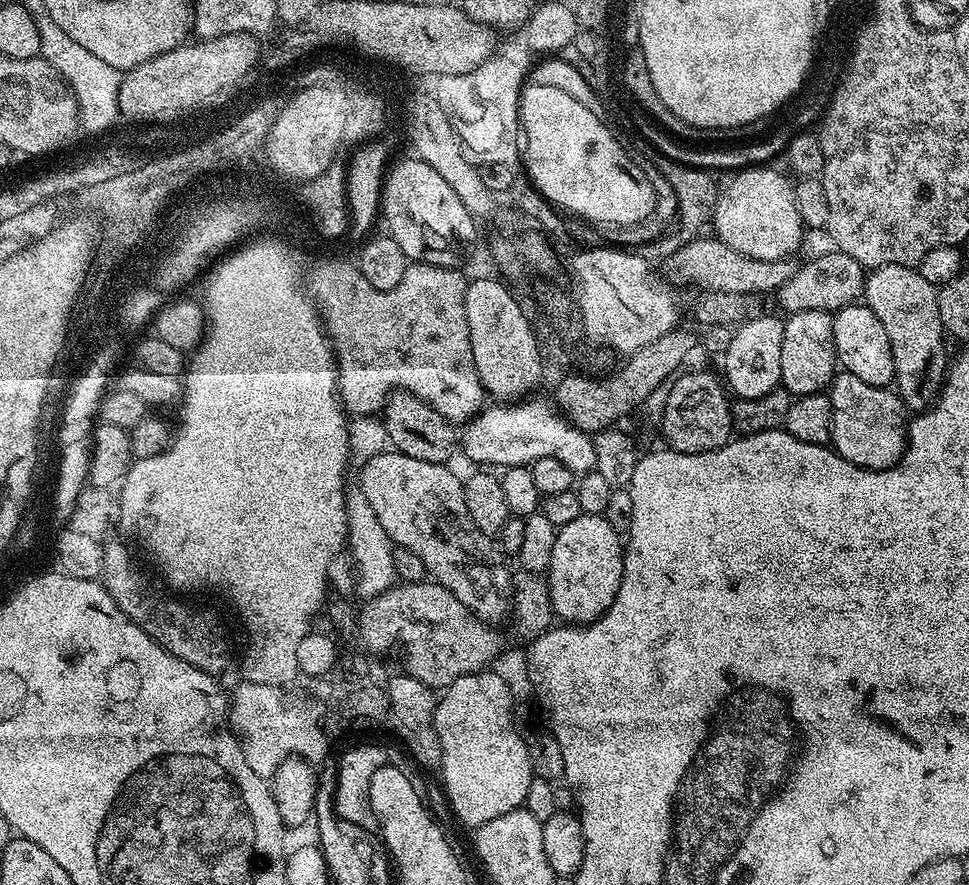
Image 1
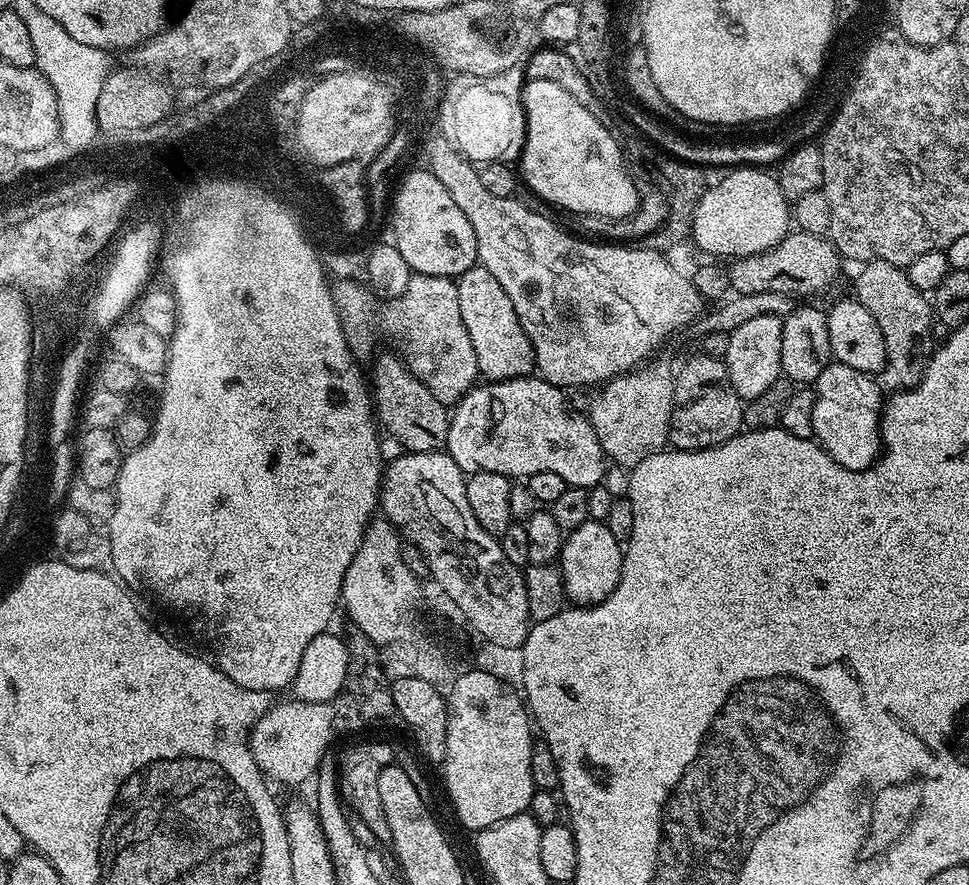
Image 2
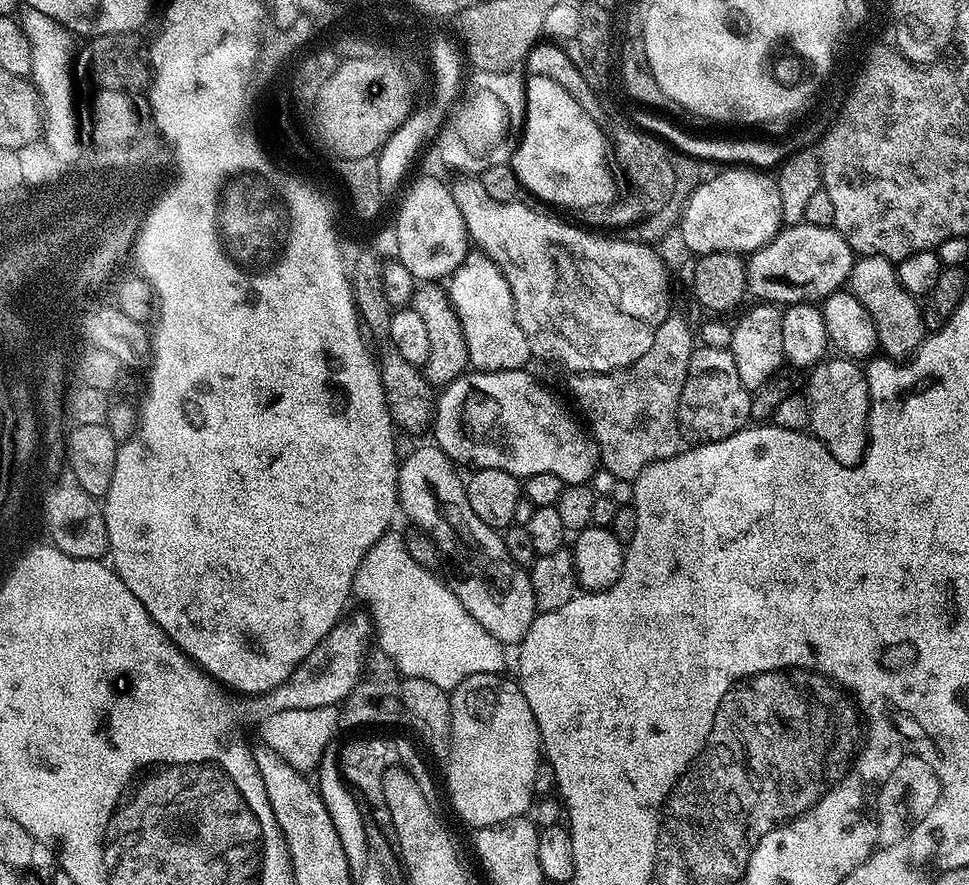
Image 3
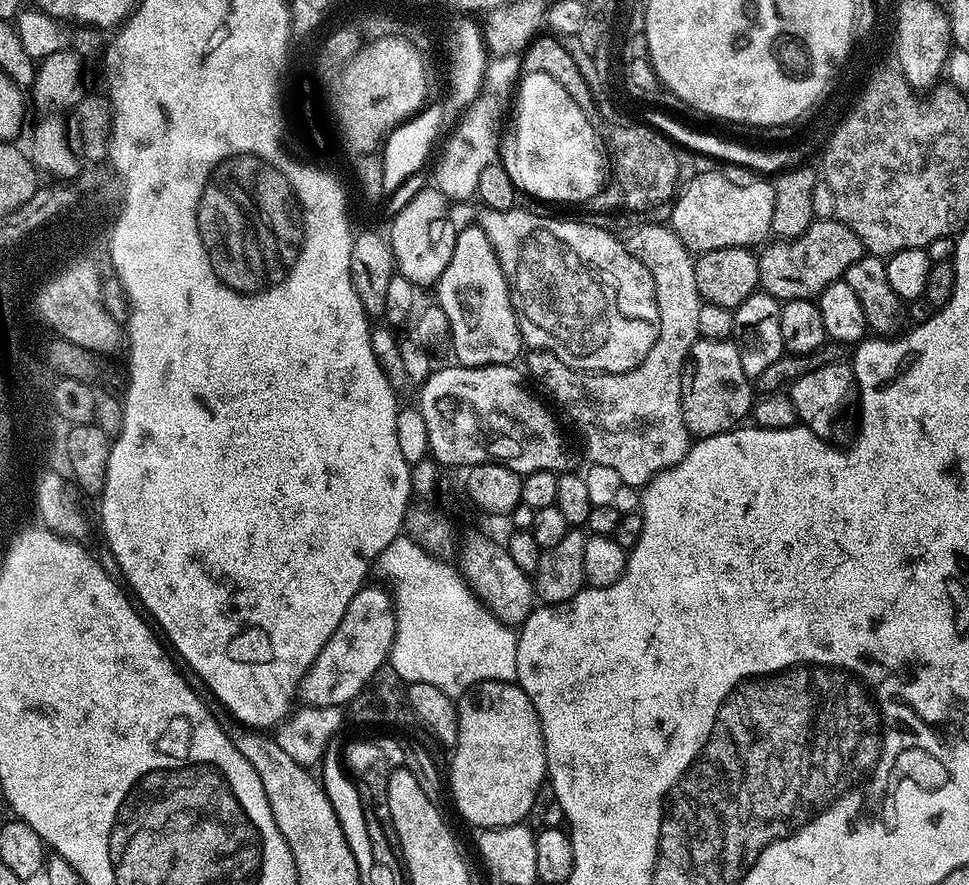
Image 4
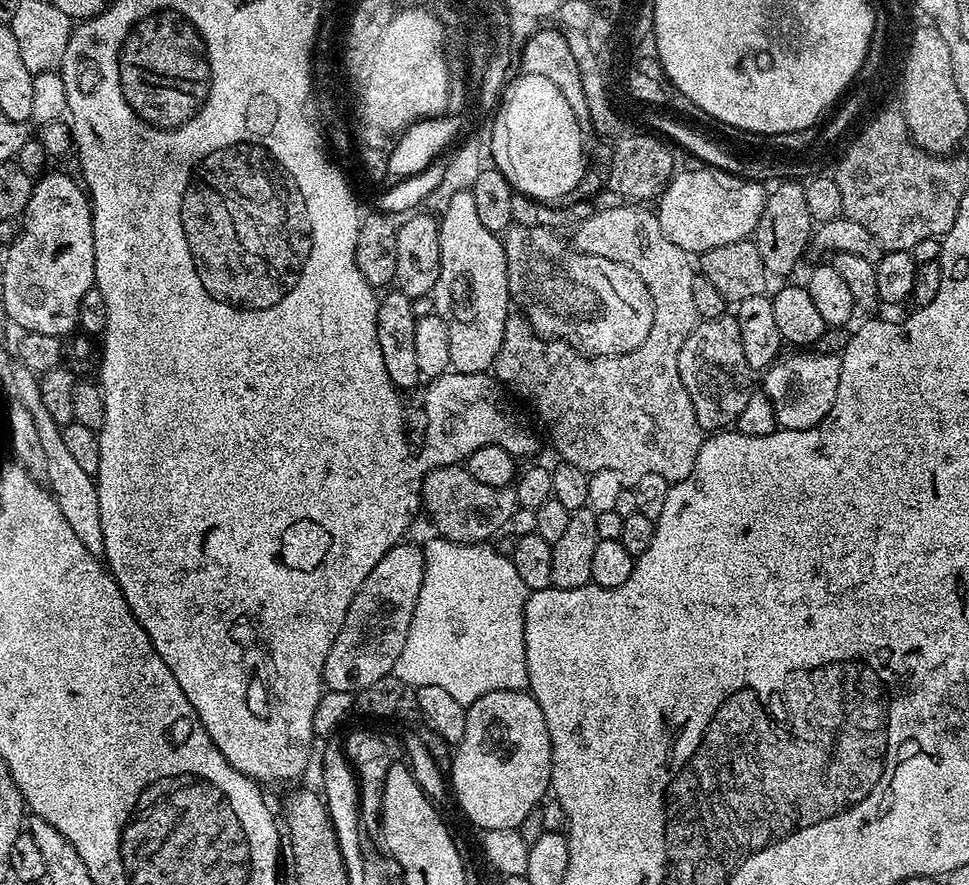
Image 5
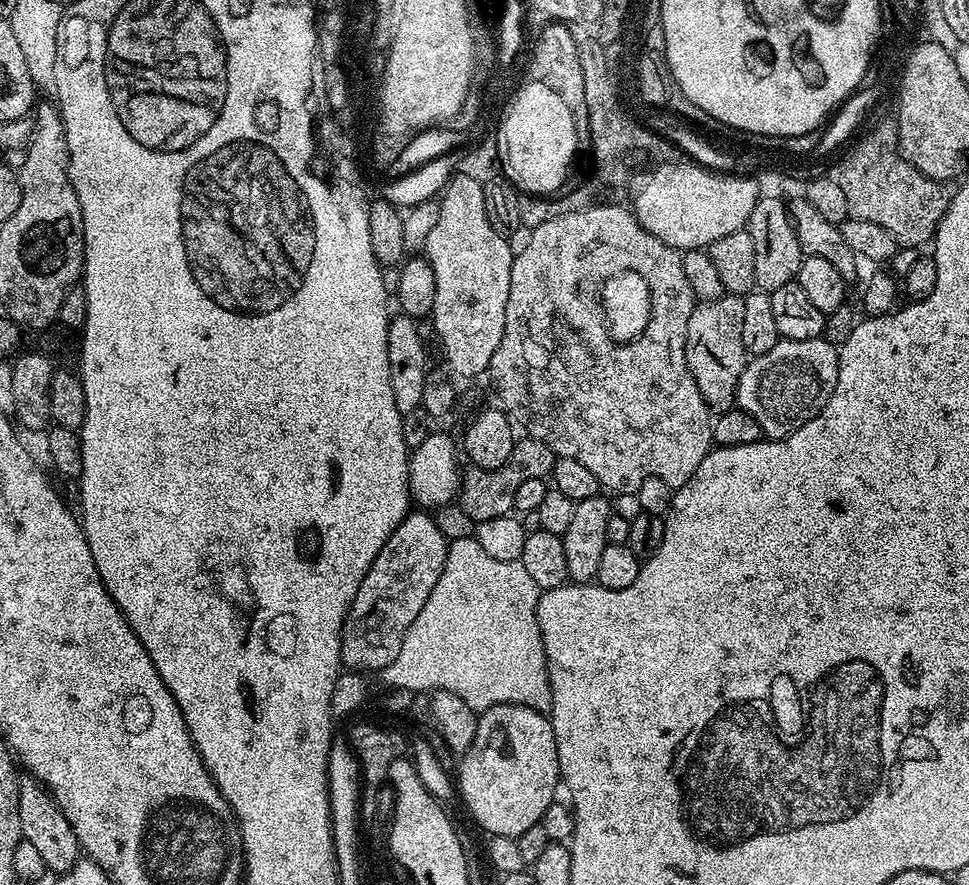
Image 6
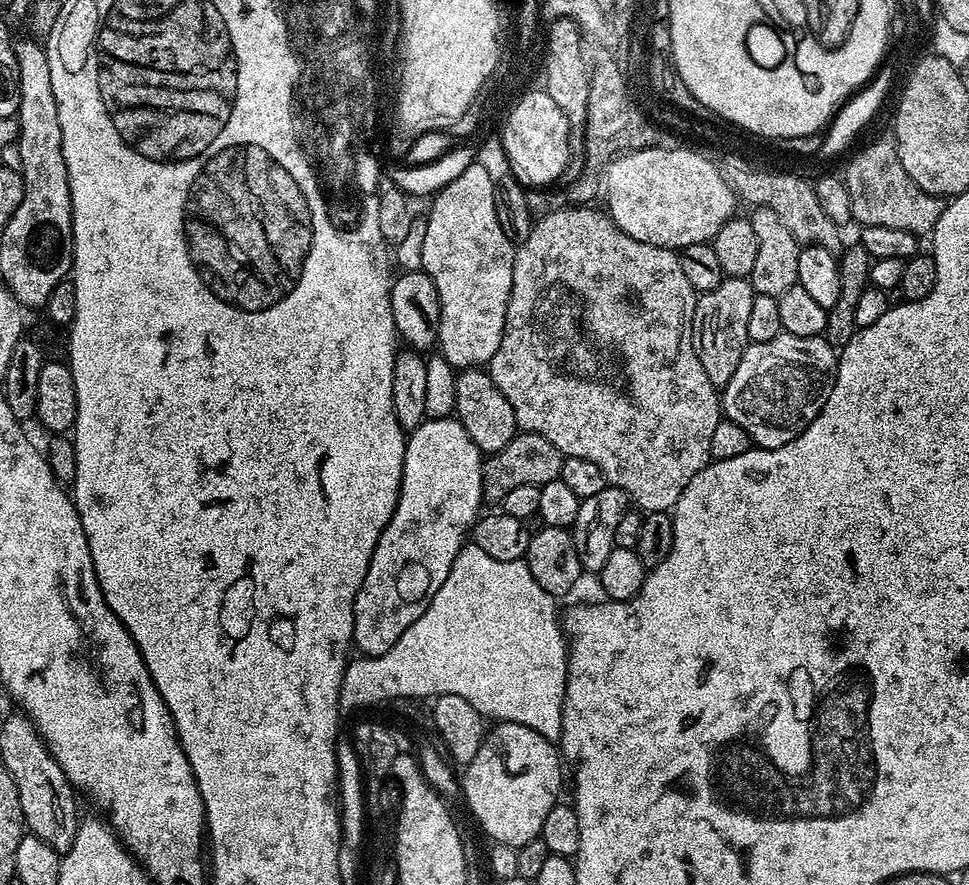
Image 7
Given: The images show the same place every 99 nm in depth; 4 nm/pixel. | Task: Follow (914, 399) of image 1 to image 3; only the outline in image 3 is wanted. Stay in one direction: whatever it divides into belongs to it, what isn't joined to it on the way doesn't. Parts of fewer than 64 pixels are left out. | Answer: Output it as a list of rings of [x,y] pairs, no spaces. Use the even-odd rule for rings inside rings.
[[[861,256],[852,266],[847,287],[870,310],[874,326],[878,330],[878,348],[889,358],[907,358],[915,352],[926,335],[924,316],[920,313],[917,297],[901,287],[896,278],[896,264],[881,256]]]

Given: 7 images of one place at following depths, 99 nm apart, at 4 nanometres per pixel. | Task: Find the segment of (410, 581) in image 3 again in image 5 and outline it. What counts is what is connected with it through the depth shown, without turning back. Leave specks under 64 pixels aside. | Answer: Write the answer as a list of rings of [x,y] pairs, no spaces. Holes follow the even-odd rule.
[[[432,538],[429,544],[423,545],[422,590],[418,590],[410,634],[406,634],[406,646],[402,646],[402,654],[398,654],[394,669],[394,674],[402,678],[402,682],[413,688],[439,686],[465,706],[494,690],[519,692],[528,687],[524,641],[524,607],[528,601],[528,587],[522,578],[518,578],[514,562],[505,553],[503,556],[488,547],[492,546],[487,543],[459,544],[439,538]]]

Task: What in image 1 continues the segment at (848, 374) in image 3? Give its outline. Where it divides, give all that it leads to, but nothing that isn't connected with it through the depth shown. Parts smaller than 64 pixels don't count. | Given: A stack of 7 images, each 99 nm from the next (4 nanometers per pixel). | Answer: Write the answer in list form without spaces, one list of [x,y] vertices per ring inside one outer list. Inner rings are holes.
[[[843,370],[832,377],[827,398],[832,403],[831,447],[846,462],[859,468],[881,472],[893,468],[904,459],[908,439],[908,424],[903,400],[891,387],[879,388],[854,378],[854,374]]]

